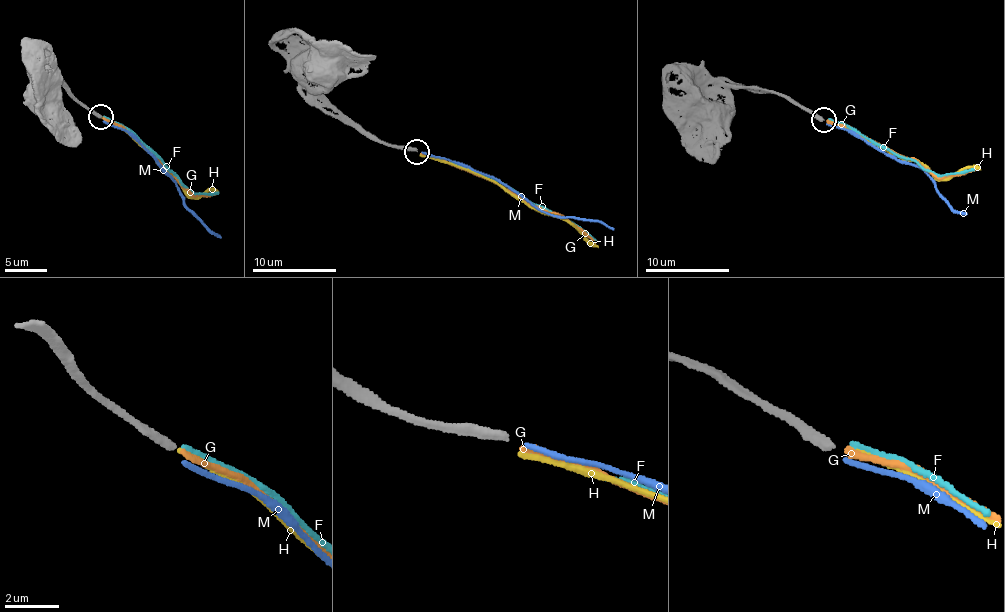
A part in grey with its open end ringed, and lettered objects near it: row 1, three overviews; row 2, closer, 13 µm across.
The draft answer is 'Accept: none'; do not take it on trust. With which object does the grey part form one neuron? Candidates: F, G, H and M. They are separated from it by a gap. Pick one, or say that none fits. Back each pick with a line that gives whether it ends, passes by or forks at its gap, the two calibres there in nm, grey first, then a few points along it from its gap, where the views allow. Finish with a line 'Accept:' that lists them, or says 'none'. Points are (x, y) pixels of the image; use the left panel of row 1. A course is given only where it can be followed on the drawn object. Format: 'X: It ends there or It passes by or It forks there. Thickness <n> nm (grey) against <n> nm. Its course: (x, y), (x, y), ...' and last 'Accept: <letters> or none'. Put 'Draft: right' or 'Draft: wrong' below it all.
Accept: none
Draft: right

